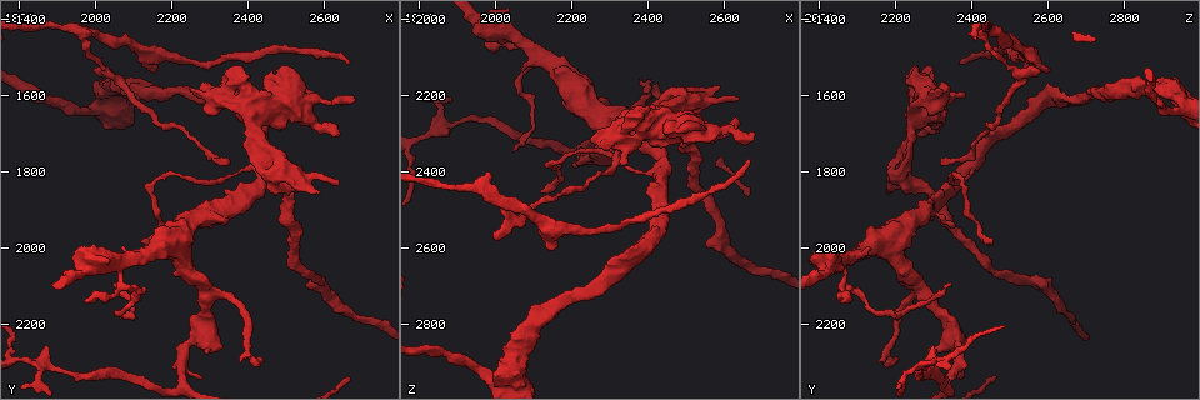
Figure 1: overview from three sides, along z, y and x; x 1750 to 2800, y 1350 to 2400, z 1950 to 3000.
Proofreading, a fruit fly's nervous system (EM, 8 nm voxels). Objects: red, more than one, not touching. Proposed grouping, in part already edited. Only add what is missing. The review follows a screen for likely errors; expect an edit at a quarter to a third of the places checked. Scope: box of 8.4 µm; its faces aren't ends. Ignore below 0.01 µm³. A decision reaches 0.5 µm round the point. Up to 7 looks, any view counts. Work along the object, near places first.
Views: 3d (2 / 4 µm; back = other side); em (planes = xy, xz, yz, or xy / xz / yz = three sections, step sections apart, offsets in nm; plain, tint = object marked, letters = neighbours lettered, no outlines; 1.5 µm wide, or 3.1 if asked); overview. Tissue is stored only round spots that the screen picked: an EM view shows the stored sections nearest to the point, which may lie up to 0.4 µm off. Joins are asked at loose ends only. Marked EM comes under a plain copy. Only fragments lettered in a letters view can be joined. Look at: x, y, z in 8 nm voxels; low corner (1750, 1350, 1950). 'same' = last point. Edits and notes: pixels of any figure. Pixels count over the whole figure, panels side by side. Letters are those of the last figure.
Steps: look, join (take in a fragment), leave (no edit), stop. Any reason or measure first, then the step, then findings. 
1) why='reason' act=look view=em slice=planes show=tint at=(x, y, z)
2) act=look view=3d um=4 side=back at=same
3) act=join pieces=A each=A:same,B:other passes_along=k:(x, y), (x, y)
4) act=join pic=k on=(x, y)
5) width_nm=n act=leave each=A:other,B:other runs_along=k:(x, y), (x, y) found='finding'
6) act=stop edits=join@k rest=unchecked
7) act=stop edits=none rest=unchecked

why='thin end' act=look view=3d um=4 at=(1995, 1540, 2570)

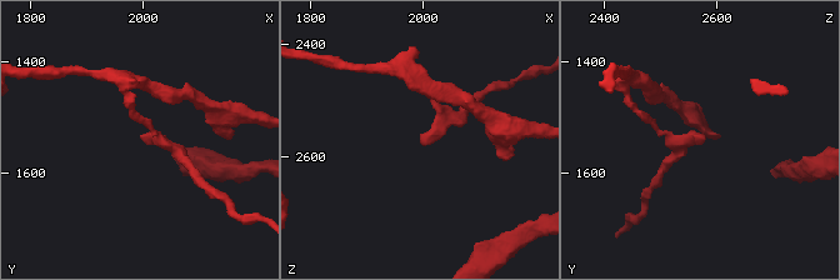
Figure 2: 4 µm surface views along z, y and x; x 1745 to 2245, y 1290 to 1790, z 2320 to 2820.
act=look view=em slice=yz step=8 show=tint at=(2005, 1535, 2575)

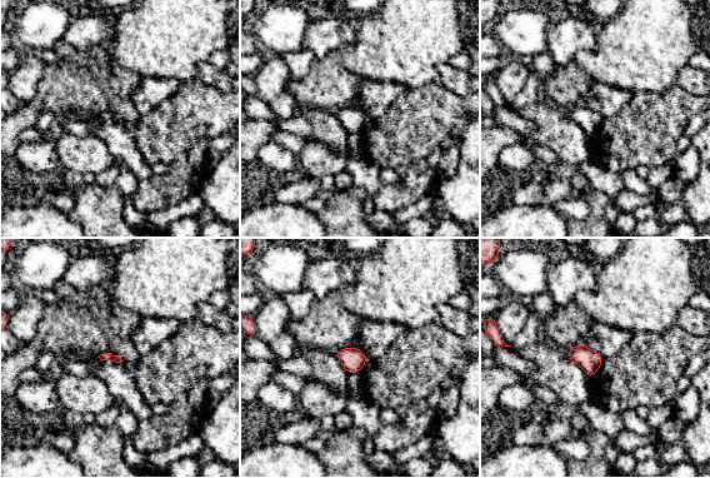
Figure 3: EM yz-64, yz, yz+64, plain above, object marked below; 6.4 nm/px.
act=look view=em slice=planes show=letters at=same

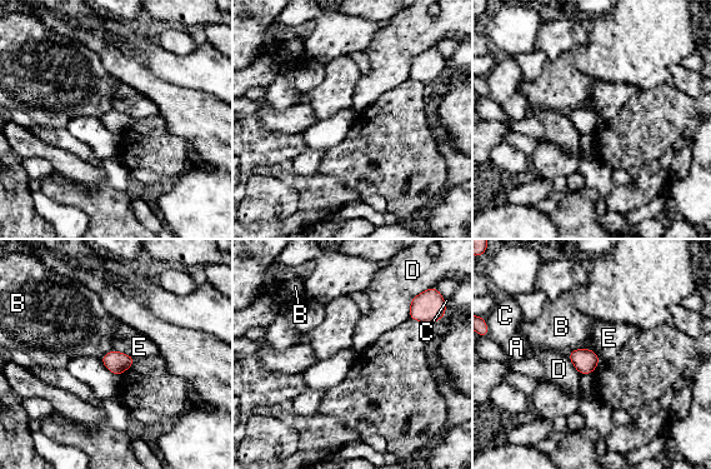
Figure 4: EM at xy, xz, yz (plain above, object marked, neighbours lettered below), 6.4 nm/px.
act=leave each=A:other,B:other,C:other,D:other,E:other found='no lettered fragment goes on from it'

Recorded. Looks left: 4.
why='end of a long branch' act=look view=em slice=xz step=8 show=tint at=(2670, 1510, 2375)

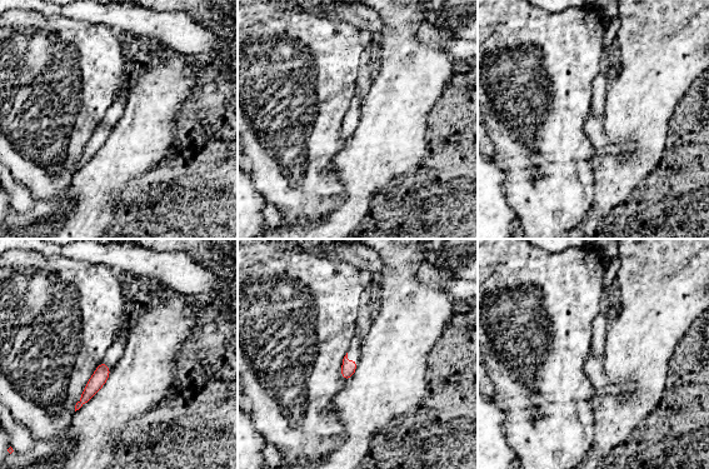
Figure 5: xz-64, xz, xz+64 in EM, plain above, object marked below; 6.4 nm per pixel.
act=look view=em slice=yz step=8 show=letters at=same

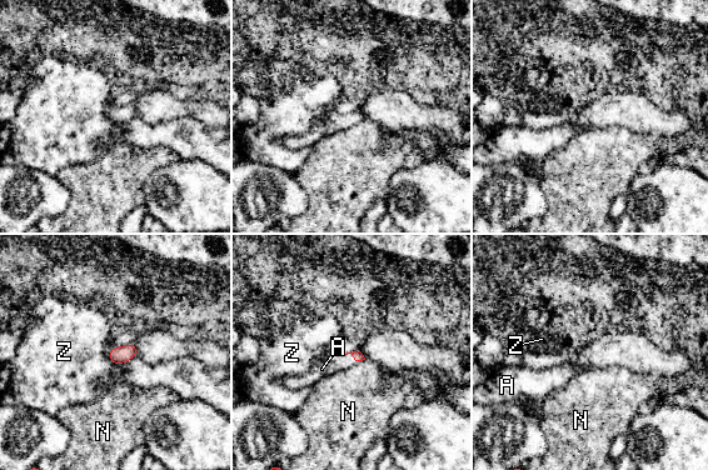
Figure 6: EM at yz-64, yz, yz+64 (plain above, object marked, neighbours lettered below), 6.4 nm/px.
longest_contact=Z:120nm act=join pieces=A each=A:same,N:other,Z:other found='the neuron continues'

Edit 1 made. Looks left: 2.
why='branch stops here' act=look view=em slice=planes show=letters at=(1970, 2140, 2070)

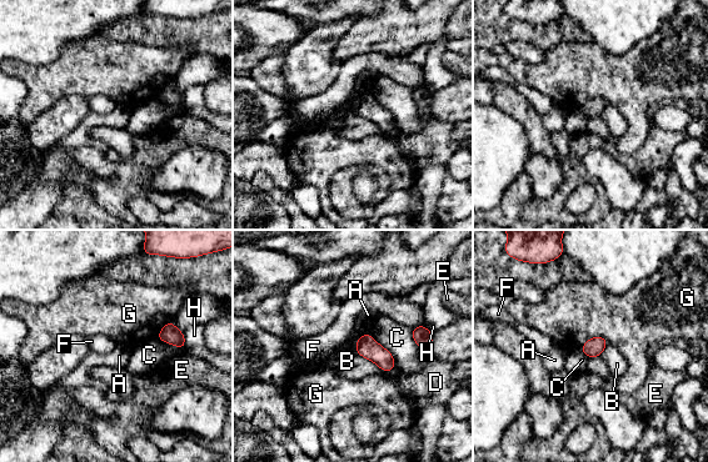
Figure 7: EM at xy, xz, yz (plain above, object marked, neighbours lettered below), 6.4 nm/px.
act=leave each=A:other,B:other,C:other,D:other,E:other,F:other,G:other,H:other border=7:(354, 350), (389, 373) found='none of them fits'

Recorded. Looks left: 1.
act=stop edits=join@6 rest=unchecked

